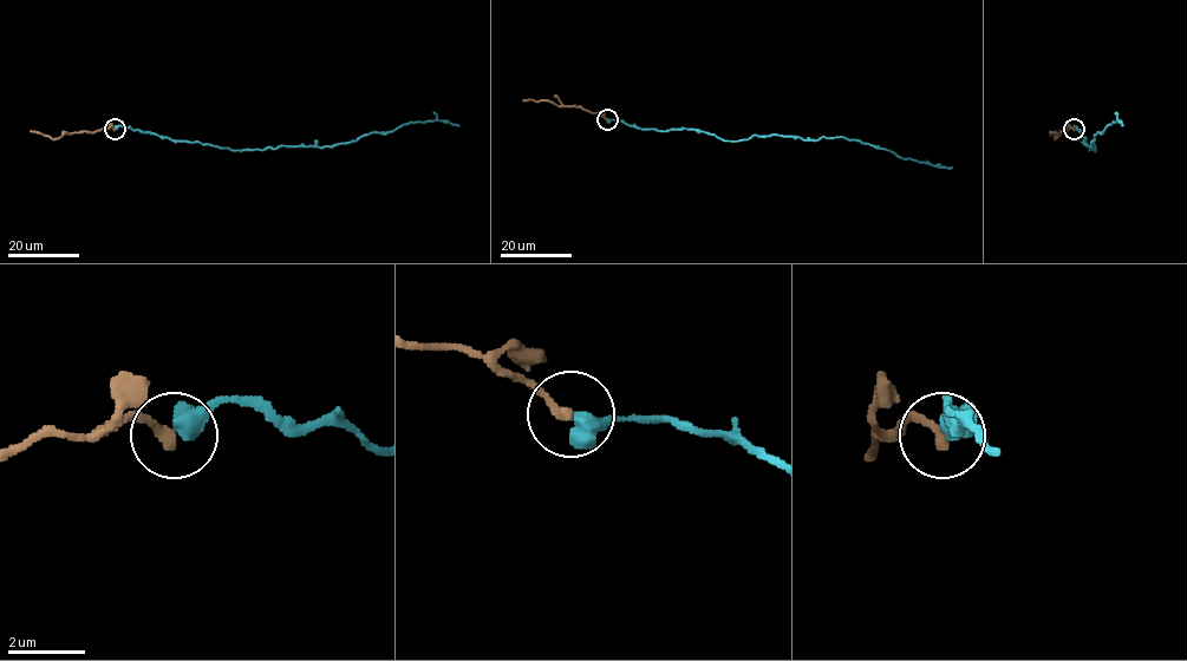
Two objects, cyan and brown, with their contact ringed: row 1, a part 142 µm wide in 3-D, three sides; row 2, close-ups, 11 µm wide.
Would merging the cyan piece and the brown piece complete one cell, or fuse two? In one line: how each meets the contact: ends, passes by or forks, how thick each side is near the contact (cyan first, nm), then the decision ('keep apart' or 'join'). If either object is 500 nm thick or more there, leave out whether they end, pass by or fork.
calibres 600 and 300 nm; join

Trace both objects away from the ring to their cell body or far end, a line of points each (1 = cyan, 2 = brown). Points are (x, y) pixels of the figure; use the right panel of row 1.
1: (1074, 128), (1096, 150), (1089, 145), (1094, 146), (1091, 142), (1097, 132), (1119, 120), (1122, 125)
2: (1074, 129), (1061, 131), (1055, 138), (1055, 131)

